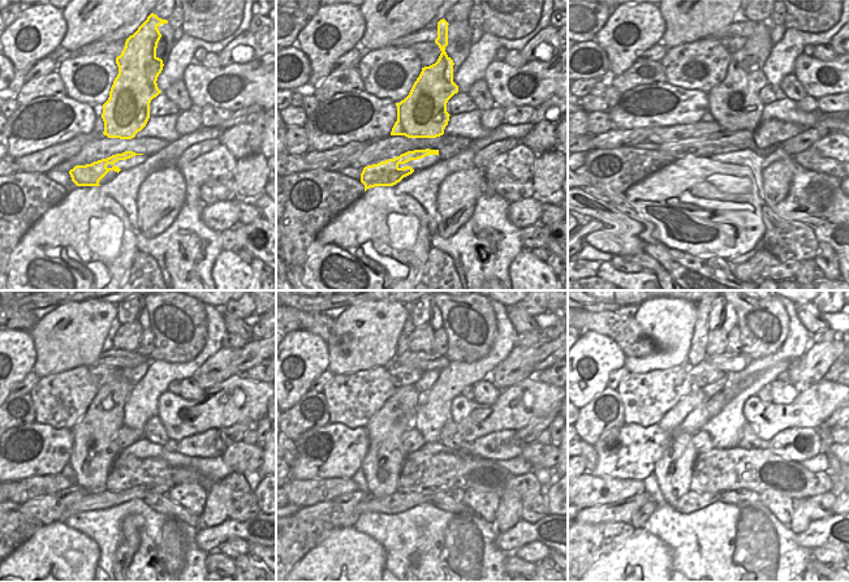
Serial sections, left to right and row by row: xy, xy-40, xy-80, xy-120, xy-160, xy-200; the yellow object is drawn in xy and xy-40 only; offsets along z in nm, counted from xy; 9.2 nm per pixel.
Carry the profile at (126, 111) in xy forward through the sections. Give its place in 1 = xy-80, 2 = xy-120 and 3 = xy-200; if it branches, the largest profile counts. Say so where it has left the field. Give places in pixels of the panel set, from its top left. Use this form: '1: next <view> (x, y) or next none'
1: next xy-80 (709, 113)
2: next xy-120 (94, 451)
3: next xy-200 (673, 470)

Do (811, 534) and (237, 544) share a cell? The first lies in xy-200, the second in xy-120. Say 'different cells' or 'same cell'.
different cells

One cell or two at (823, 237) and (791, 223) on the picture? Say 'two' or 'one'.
two

